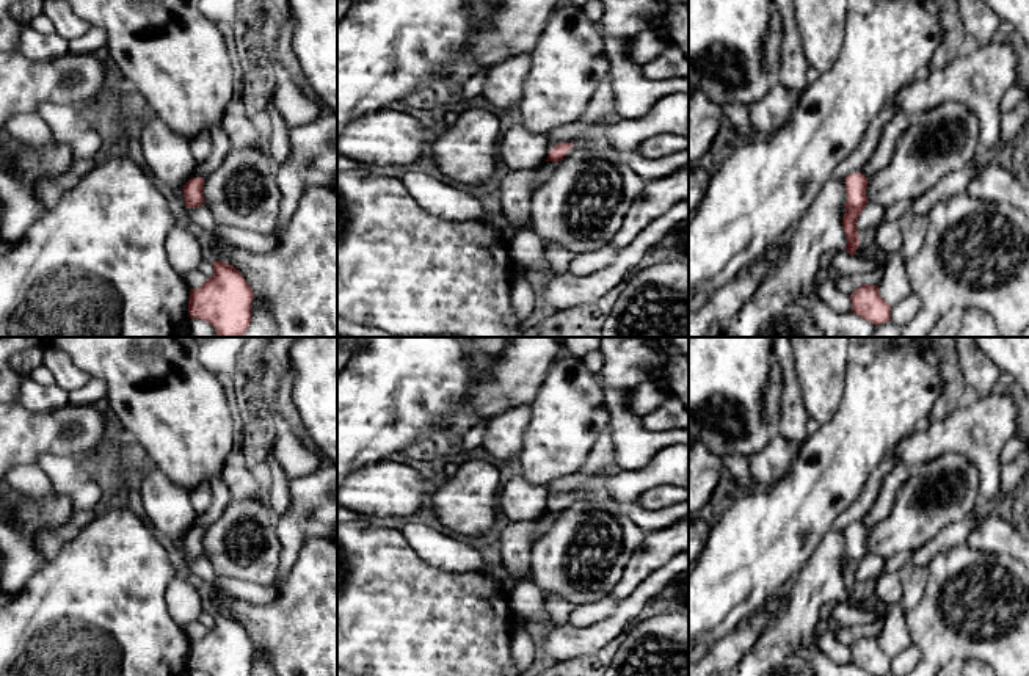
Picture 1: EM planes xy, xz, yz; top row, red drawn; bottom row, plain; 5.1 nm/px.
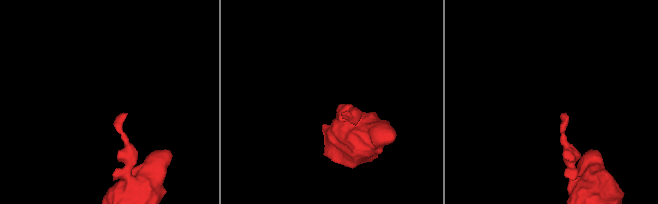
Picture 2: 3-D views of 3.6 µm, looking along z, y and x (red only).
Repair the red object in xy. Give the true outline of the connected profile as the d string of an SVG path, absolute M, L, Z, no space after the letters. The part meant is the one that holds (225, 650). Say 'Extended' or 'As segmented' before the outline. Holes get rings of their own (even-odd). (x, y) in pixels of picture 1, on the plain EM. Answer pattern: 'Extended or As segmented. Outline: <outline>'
As segmented. Outline: M213 612L213 626L190 641L188 665L210 676L249 676L253 648L253 640L234 616Z

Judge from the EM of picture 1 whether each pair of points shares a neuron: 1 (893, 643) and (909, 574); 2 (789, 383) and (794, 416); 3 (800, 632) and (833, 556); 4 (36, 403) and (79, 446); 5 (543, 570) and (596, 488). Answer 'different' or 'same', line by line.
1: same
2: same
3: same
4: different
5: same

